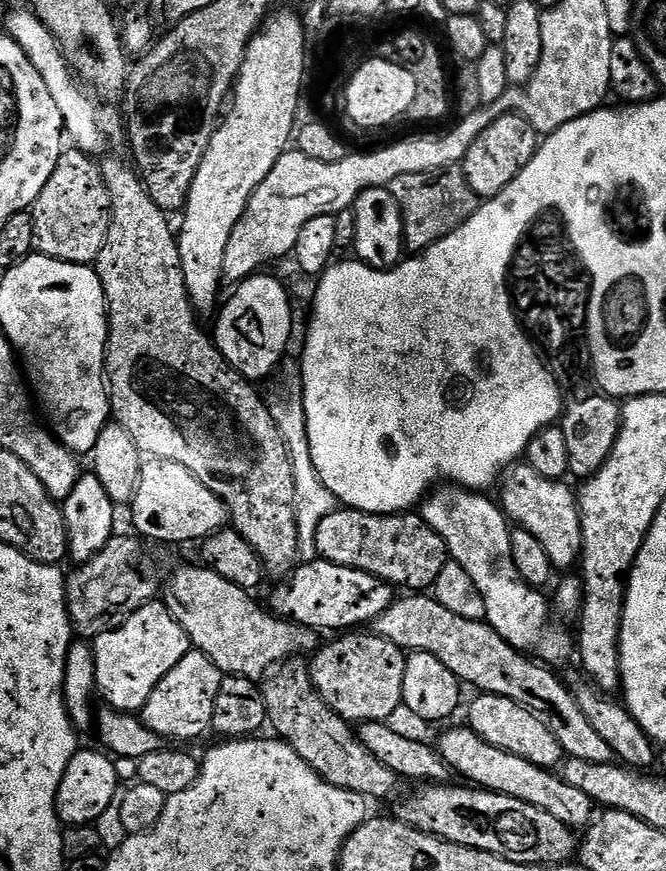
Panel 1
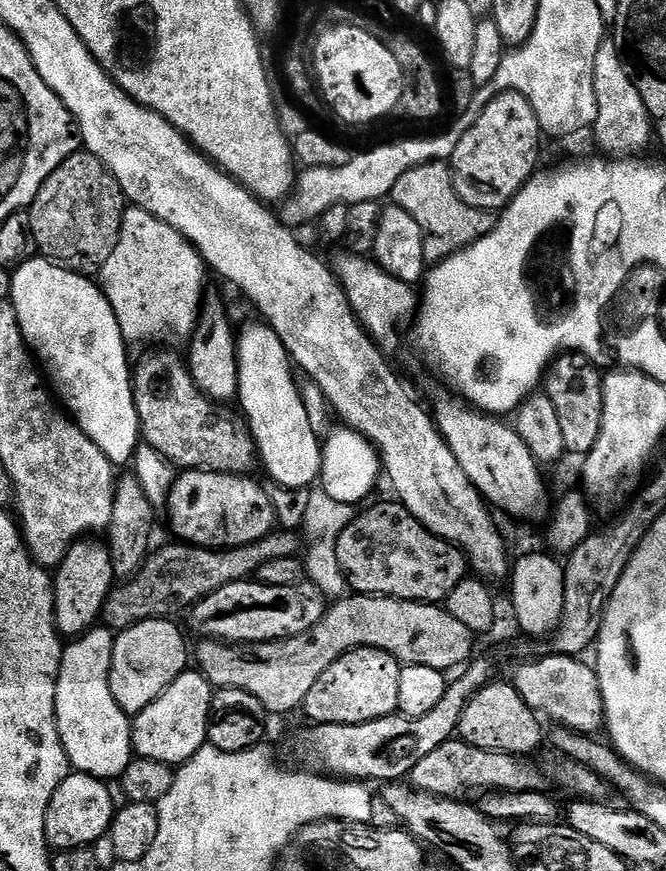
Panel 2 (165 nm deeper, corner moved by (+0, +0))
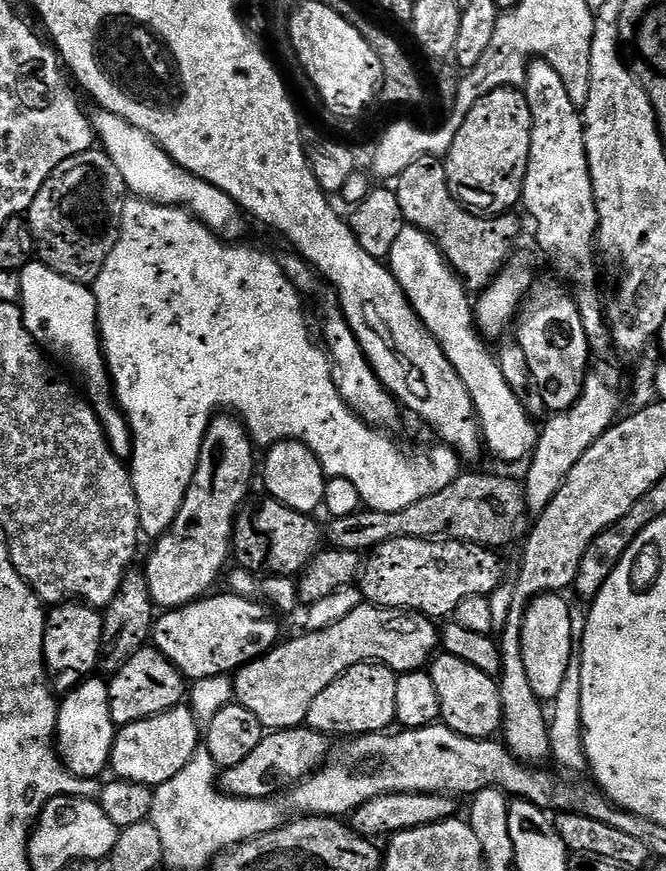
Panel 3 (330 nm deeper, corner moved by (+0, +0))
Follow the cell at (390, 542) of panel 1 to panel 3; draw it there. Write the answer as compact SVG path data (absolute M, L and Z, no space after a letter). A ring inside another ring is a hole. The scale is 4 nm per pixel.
M394 538L367 553L358 587L365 601L379 608L407 608L433 618L451 617L462 598L491 597L493 590L505 583L500 556L491 548L457 540Z

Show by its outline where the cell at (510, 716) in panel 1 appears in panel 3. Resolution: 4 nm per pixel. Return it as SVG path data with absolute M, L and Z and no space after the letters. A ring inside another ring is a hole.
M447 654L437 655L431 661L430 675L434 690L438 690L440 720L447 728L475 740L487 740L501 731L504 723L502 698L499 683L493 677L478 670L478 666L470 666L470 662Z

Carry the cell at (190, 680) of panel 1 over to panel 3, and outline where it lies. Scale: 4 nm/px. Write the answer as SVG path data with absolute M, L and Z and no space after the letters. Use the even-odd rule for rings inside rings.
M191 707L171 708L162 714L154 714L150 718L142 718L133 724L123 725L115 733L110 768L111 771L116 771L113 773L121 780L155 786L162 782L170 782L170 778L174 778L174 774L178 774L182 770L182 766L186 766L193 760L196 756L196 749L201 747L201 744L202 724L196 719Z

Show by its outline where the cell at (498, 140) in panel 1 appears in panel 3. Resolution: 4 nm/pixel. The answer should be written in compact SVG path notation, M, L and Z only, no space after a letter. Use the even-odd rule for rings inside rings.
M515 87L499 88L486 94L486 98L477 100L470 114L466 114L462 126L458 126L458 134L454 134L454 142L443 157L450 190L465 208L477 214L498 216L511 213L515 209L512 207L521 203L526 182L526 166L530 158L531 129L530 106L523 91Z

